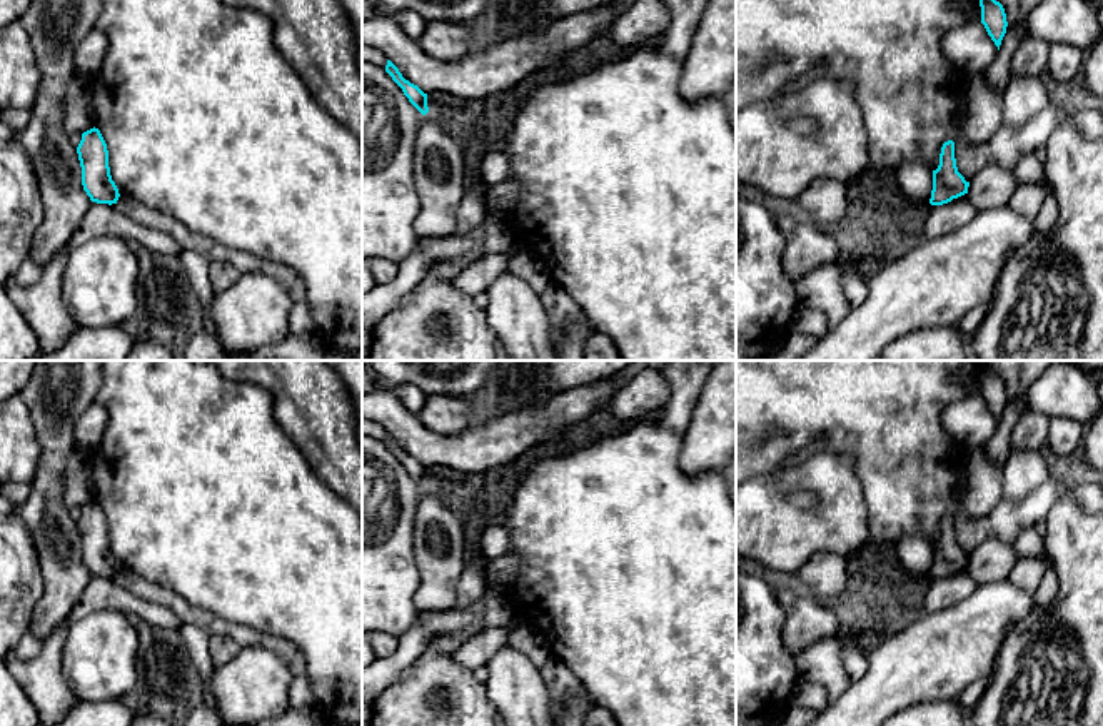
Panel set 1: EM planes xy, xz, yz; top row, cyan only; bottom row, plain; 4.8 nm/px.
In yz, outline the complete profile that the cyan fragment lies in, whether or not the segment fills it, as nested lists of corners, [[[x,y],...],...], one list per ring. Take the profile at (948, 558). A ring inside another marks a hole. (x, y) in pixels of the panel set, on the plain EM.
[[[948,514],[941,521],[939,539],[933,544],[931,579],[943,579],[968,567],[970,556],[958,546],[954,532],[954,516]]]

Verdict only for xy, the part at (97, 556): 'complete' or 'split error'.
complete

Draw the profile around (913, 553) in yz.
[[[903,536],[893,546],[891,562],[903,567],[913,577],[929,577],[933,546],[921,536]]]

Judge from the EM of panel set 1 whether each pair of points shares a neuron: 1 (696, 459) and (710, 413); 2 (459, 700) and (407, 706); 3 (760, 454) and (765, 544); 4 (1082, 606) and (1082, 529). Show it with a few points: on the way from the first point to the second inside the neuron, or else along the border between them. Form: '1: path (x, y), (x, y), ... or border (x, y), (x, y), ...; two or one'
1: path (706, 448), (710, 424); one
2: path (446, 696), (434, 706), (421, 706); one
3: border (800, 463), (753, 478); two
4: path (1083, 588), (1083, 548); one

